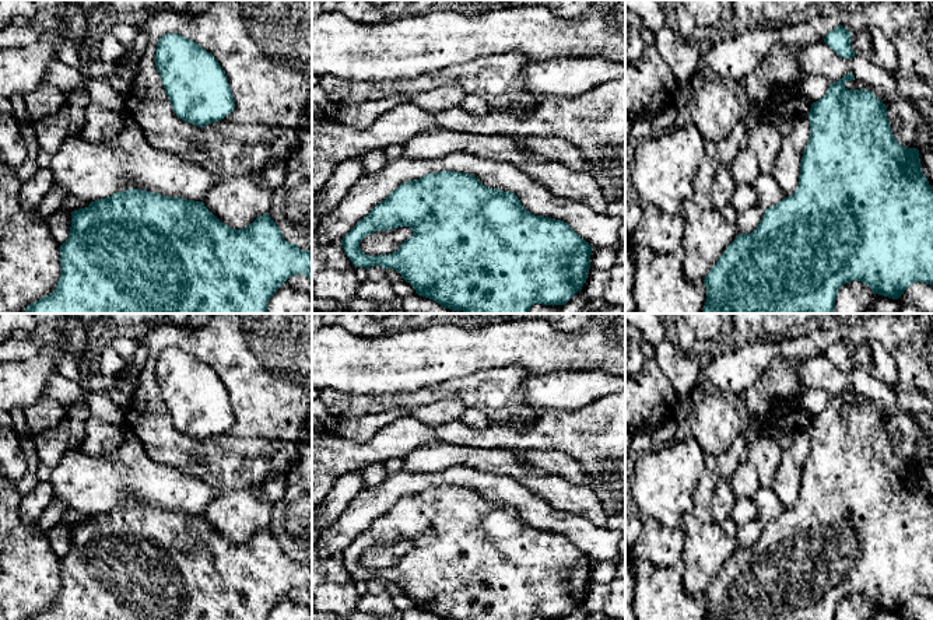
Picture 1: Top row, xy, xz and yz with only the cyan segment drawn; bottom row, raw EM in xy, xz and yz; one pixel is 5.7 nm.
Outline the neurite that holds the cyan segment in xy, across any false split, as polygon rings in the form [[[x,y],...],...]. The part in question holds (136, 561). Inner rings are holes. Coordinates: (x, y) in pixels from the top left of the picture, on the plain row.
[[[127,502],[71,526],[69,551],[60,558],[60,579],[62,588],[55,605],[29,620],[267,620],[274,606],[291,589],[304,588],[312,593],[312,564],[302,564],[297,557],[288,557],[269,526],[257,530],[249,540],[235,543],[221,536],[203,515]]]

